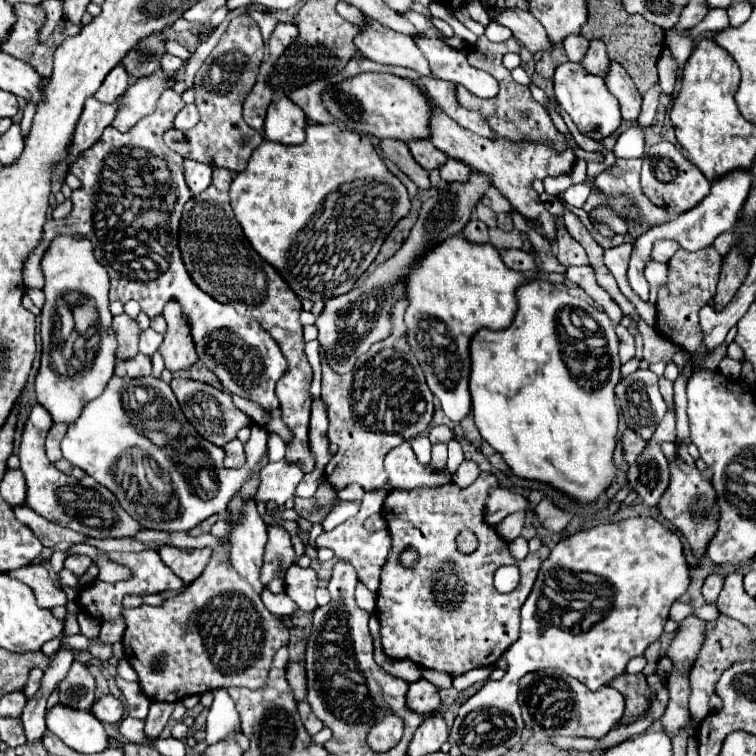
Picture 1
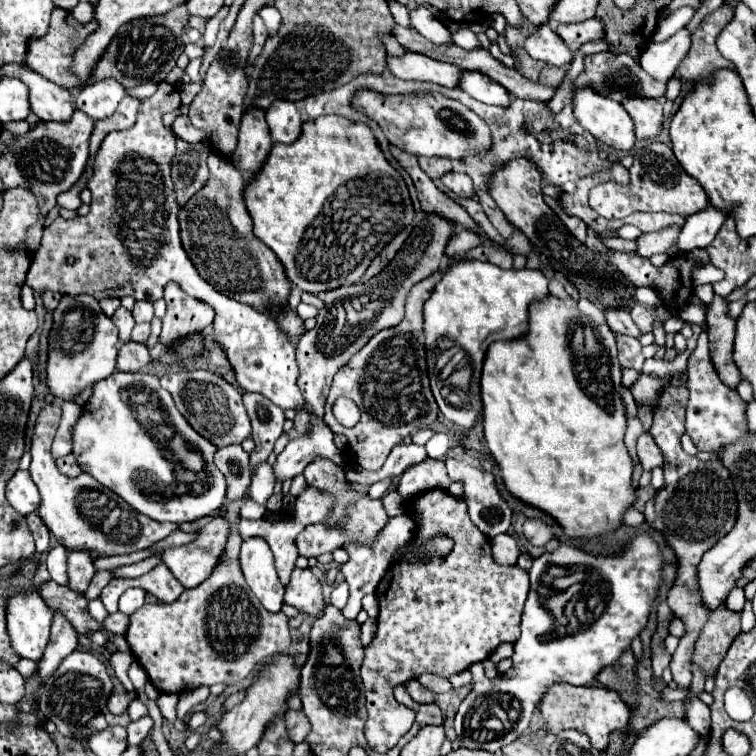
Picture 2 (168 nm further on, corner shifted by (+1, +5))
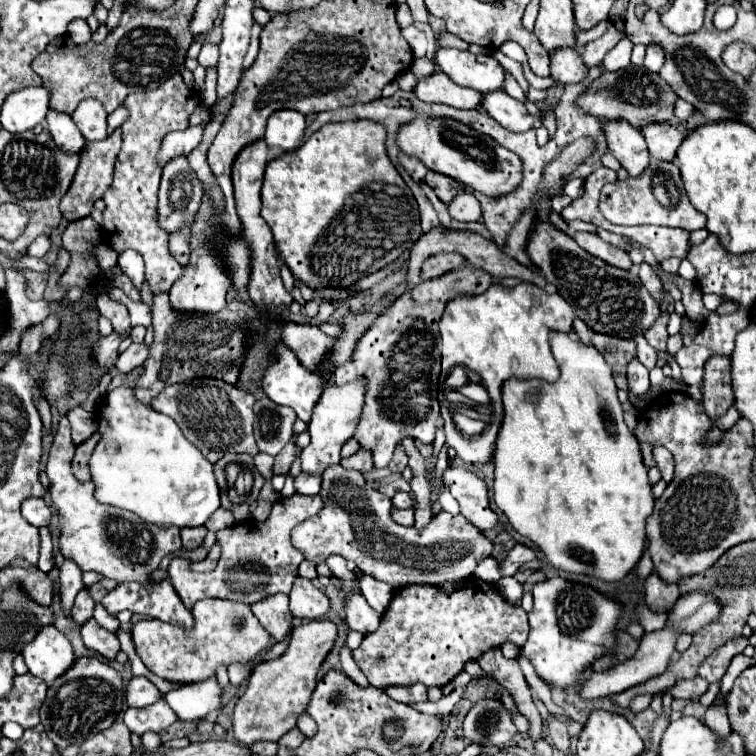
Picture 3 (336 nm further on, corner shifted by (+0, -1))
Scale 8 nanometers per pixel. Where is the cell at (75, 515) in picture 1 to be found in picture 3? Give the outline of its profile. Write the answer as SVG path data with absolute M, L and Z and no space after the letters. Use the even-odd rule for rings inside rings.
M61 418L55 442L49 450L47 476L53 482L49 488L53 504L59 510L59 544L65 558L75 558L81 570L93 570L115 582L151 584L151 572L159 568L159 562L169 552L179 550L179 528L159 528L143 522L131 512L115 510L95 502L93 482L79 482L71 472L71 460L75 456L75 444L71 440L71 424Z

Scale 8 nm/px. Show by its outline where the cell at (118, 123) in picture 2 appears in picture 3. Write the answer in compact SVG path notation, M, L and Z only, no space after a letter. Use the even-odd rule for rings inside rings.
M115 130L115 134L109 136L107 140L87 144L87 154L83 154L79 168L75 172L75 178L73 178L67 194L61 198L61 214L67 222L75 222L75 220L89 216L95 200L99 200L105 194L107 186L111 184L111 170L113 170L113 162L115 162L115 154L119 152L119 146L121 146L119 130Z

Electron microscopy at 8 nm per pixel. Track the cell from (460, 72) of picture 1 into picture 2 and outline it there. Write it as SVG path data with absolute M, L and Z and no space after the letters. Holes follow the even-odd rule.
M460 70L460 86L464 92L468 92L472 98L484 104L506 106L510 102L510 94L506 92L506 88L498 86L494 80L490 80L482 72Z

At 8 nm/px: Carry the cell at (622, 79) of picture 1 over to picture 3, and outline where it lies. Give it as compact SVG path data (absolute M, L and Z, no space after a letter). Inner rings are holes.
M645 126L643 136L649 146L649 154L659 162L673 162L677 148L685 140L685 134L675 126Z

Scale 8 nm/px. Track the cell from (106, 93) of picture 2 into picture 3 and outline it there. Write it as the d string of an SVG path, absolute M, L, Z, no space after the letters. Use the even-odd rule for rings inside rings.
M95 98L83 100L71 118L87 142L103 140L107 136L107 112Z

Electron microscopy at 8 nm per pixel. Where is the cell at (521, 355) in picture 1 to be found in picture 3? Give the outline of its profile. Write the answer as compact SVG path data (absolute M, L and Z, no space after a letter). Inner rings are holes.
M551 332L549 334L553 356L561 368L561 378L555 384L547 382L519 382L517 378L511 378L511 382L505 382L503 386L503 406L505 406L505 420L499 430L497 438L497 452L495 452L495 486L493 486L493 500L497 508L509 518L509 524L525 538L529 538L549 560L551 568L569 572L569 574L587 574L595 576L605 582L617 582L625 578L631 570L635 570L639 558L645 550L645 524L647 518L653 512L653 494L651 494L651 482L647 478L647 466L643 464L641 448L637 438L631 434L627 424L623 422L623 410L617 400L617 386L613 382L611 366L605 362L605 358L593 348L583 344L575 334L563 334L563 332Z

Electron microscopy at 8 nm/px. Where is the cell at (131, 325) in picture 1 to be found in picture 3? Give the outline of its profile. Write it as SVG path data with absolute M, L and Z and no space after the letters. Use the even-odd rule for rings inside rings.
M101 292L101 294L97 296L97 310L99 310L101 316L105 316L105 318L113 324L113 330L115 330L115 332L125 332L125 330L131 326L127 308L125 308L123 304L111 300L105 292Z

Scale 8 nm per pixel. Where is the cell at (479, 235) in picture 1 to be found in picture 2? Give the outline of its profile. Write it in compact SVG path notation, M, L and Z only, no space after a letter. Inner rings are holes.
M460 228L460 230L450 238L450 242L448 242L448 246L446 246L446 256L462 256L462 254L470 252L472 248L476 248L476 246L480 246L480 244L482 244L482 238L480 238L476 232L472 232L472 230L468 230L468 228Z

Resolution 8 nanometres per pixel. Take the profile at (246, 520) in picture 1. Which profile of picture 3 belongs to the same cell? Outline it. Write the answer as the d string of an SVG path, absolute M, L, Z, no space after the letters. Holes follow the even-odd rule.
M277 594L271 598L265 598L263 602L257 602L253 608L253 614L259 618L263 628L277 640L285 640L293 630L293 616L289 612L289 596Z

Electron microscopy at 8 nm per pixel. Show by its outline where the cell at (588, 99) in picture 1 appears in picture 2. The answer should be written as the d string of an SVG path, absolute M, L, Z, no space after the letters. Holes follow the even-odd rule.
M590 86L572 90L572 110L578 124L596 140L618 150L630 150L636 136L634 124L620 102L600 96Z

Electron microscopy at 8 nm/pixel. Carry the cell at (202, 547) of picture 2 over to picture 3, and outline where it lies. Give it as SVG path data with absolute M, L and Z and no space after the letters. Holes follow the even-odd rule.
M295 492L291 498L277 500L265 522L245 522L219 530L217 542L221 544L223 552L217 568L209 574L191 572L189 560L175 558L169 566L169 580L177 590L181 602L187 606L187 610L191 610L193 604L201 598L221 598L253 606L255 602L265 600L271 594L289 594L297 578L299 564L305 560L303 552L291 546L291 530L305 518L317 514L321 508L321 496L305 496Z

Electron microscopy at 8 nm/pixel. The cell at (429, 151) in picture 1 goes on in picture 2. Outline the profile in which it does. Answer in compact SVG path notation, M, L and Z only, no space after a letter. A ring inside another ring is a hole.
M420 156L420 158L418 158L418 164L420 164L420 168L422 168L432 180L436 180L436 178L440 178L444 172L450 172L450 170L452 170L452 160L450 160L450 158L424 158L424 156Z

